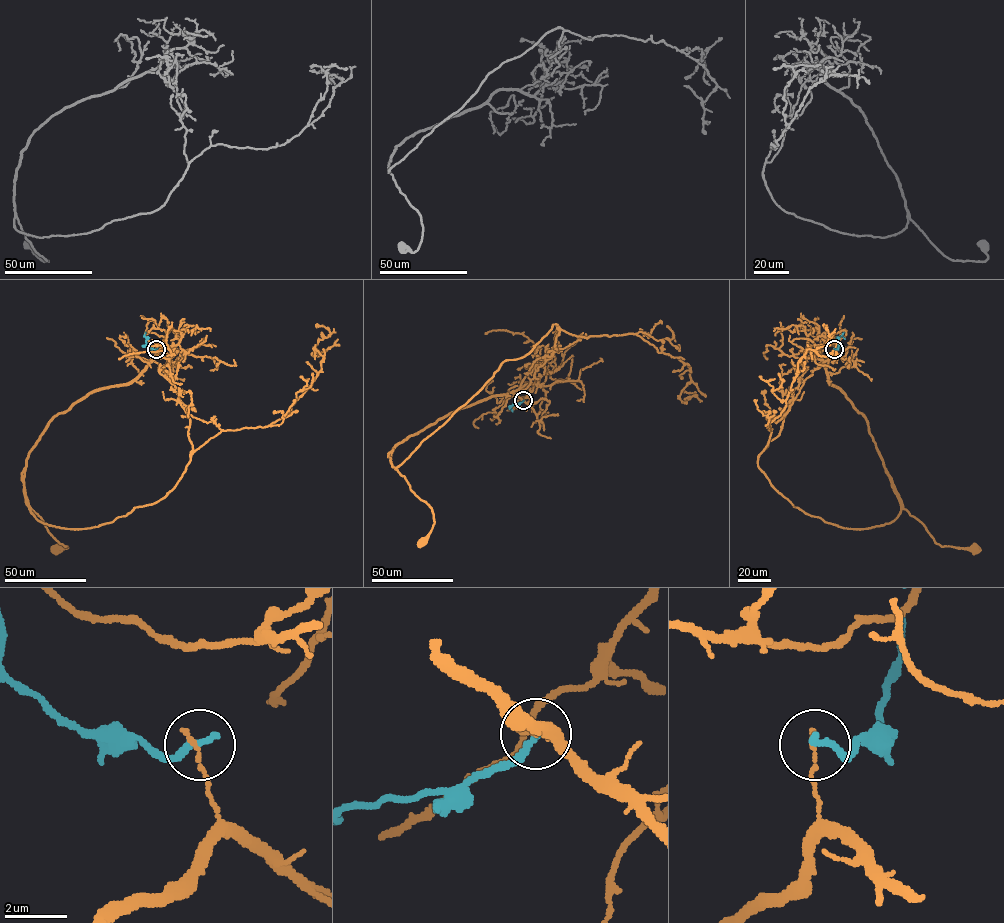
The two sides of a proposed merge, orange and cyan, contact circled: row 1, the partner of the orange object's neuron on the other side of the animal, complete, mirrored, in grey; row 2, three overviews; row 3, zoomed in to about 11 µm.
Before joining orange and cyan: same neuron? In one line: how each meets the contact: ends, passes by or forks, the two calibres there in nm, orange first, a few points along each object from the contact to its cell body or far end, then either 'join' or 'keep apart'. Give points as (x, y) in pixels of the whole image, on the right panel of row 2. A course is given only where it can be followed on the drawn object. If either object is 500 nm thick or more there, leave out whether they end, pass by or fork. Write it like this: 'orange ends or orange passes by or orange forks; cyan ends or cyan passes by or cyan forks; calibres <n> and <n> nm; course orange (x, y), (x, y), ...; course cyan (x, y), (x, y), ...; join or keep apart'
orange ends; cyan ends; calibres 160 and 280 nm; course orange (834, 349), (826, 368), (829, 382), (843, 392), (867, 422), (902, 507), (941, 546), (976, 549); course cyan (834, 349), (837, 348), (837, 338), (844, 332); keep apart

